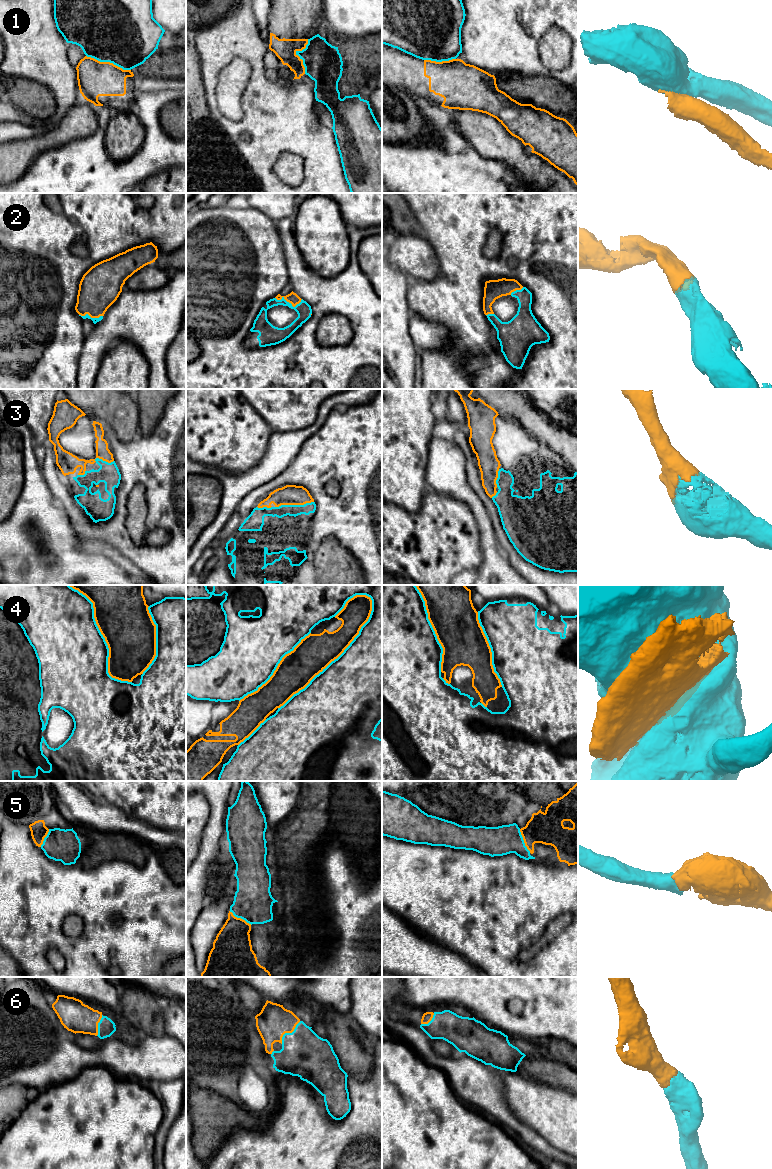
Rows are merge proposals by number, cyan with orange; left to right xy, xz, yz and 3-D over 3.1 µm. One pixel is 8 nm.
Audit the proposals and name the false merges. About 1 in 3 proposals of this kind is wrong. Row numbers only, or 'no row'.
1, 4

